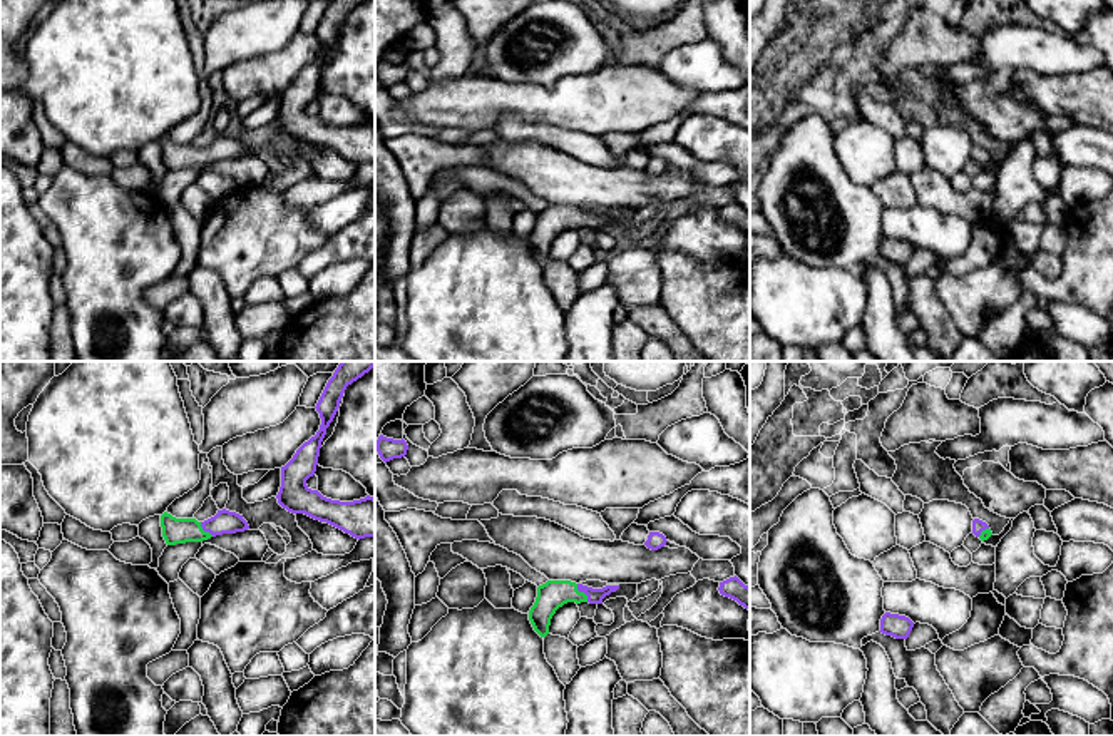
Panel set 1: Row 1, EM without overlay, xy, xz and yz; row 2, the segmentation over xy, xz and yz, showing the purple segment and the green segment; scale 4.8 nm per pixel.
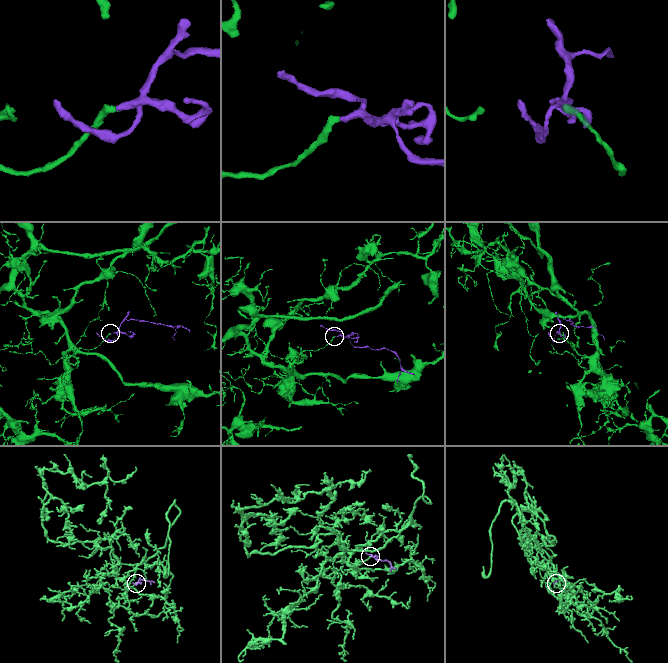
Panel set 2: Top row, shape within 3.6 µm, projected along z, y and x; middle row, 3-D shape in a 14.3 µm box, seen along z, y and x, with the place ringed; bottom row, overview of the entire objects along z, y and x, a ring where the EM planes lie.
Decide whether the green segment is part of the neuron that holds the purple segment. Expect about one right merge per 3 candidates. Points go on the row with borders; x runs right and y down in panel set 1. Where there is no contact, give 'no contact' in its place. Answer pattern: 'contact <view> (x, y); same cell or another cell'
contact xz (583, 591); same cell

